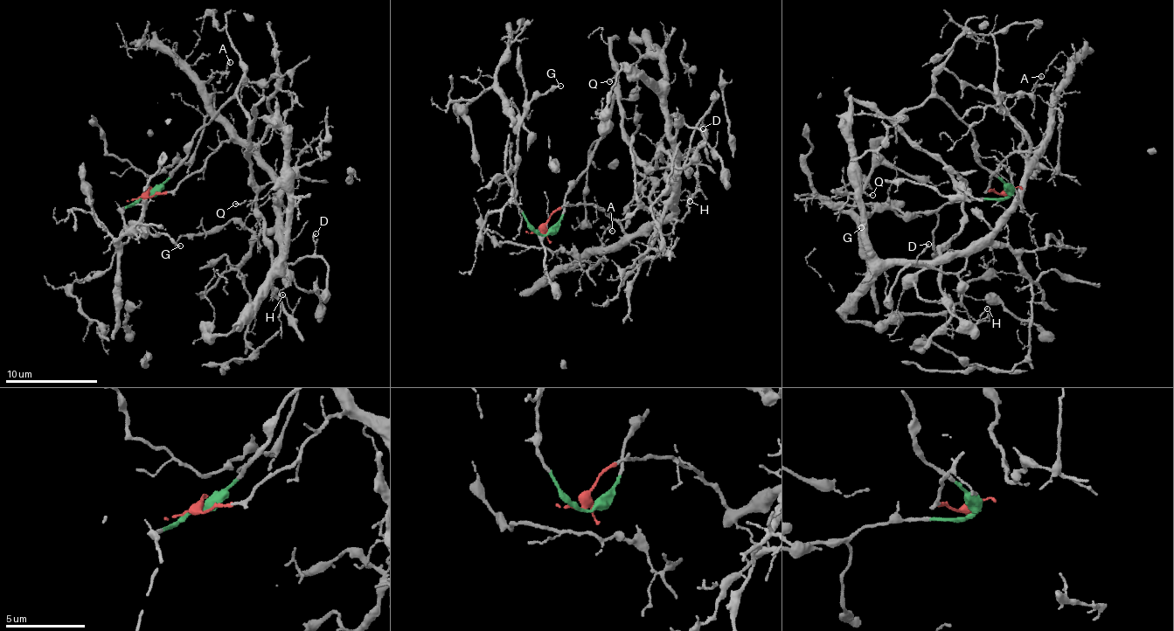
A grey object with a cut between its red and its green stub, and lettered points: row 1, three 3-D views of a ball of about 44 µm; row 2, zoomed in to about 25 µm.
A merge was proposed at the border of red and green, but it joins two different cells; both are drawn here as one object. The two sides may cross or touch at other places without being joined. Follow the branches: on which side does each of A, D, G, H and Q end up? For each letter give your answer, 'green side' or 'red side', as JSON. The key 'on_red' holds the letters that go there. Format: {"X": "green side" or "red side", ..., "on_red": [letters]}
{"A": "red side", "D": "red side", "G": "green side", "H": "green side", "Q": "red side", "on_red": ["A", "D", "Q"]}

